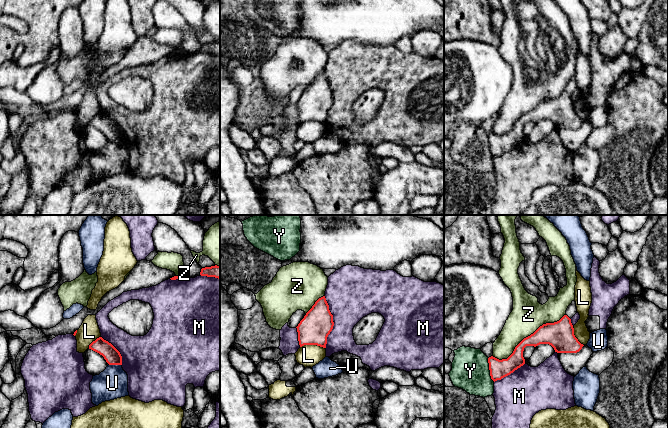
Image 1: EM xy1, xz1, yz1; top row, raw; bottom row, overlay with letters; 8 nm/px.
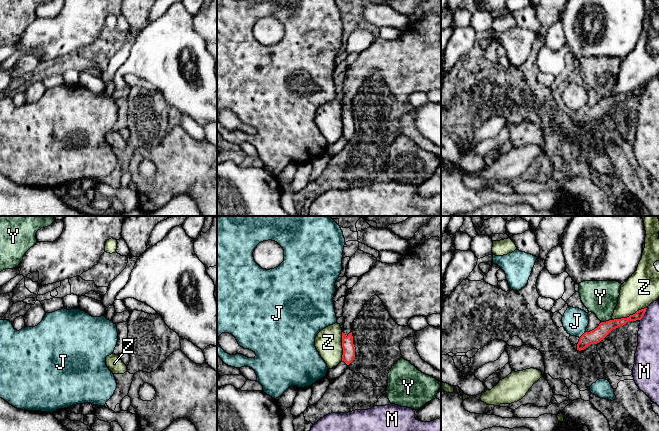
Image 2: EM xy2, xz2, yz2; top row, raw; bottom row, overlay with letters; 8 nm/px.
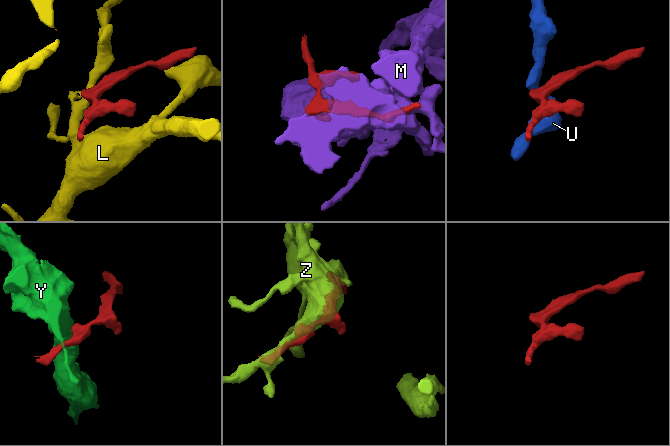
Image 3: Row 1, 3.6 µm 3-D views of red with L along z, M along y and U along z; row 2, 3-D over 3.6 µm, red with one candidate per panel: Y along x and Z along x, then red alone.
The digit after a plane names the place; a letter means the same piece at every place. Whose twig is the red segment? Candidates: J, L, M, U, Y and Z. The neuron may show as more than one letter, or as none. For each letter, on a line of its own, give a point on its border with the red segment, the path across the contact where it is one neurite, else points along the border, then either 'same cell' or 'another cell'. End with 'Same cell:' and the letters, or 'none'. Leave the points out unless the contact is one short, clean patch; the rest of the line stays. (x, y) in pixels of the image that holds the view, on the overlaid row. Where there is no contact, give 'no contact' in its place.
J: meets red in yz2 at (583, 334); another cell
L: meets red in xz1 at (312, 344); another cell
M: meets red in xz1 at (333, 322); another cell
U: meets red in xy1 at (115, 364); border along xy1 (109, 364), (121, 365); another cell
Y: meets red in yz1 at (489, 369); border along yz1 (487, 358), (490, 377), (494, 381); another cell
Z: meets red in yz1 at (528, 336); another cell
Same cell: none

